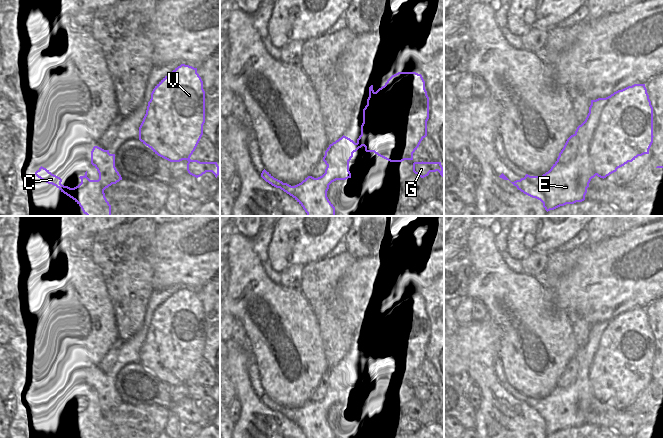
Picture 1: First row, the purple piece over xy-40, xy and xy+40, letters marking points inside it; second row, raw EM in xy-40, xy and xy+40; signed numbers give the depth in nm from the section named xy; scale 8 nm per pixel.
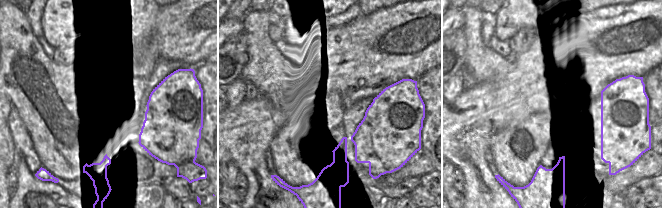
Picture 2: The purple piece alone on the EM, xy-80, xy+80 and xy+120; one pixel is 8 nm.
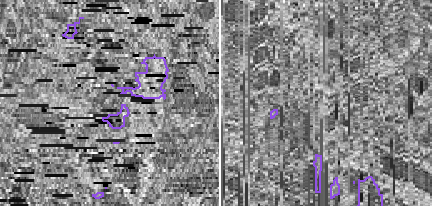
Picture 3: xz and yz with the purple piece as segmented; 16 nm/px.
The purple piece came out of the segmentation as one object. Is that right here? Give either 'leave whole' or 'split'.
split

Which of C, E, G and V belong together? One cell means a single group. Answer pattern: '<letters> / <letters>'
C E / G V

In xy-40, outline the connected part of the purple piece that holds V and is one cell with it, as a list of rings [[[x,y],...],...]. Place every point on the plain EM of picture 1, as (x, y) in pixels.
[[[181,288],[167,298],[153,313],[146,338],[139,351],[139,364],[155,378],[170,385],[187,384],[187,395],[198,402],[206,396],[219,399],[217,386],[191,384],[202,359],[205,347],[205,315],[197,292]]]

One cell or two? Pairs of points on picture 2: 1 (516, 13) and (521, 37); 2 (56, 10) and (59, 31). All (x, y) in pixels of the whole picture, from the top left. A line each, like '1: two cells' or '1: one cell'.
1: two cells
2: one cell

